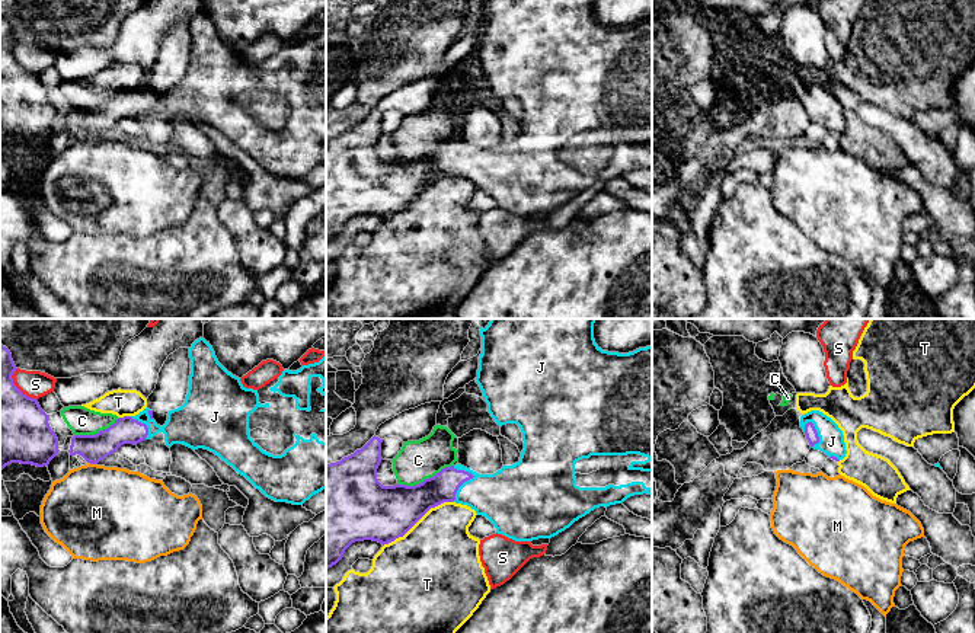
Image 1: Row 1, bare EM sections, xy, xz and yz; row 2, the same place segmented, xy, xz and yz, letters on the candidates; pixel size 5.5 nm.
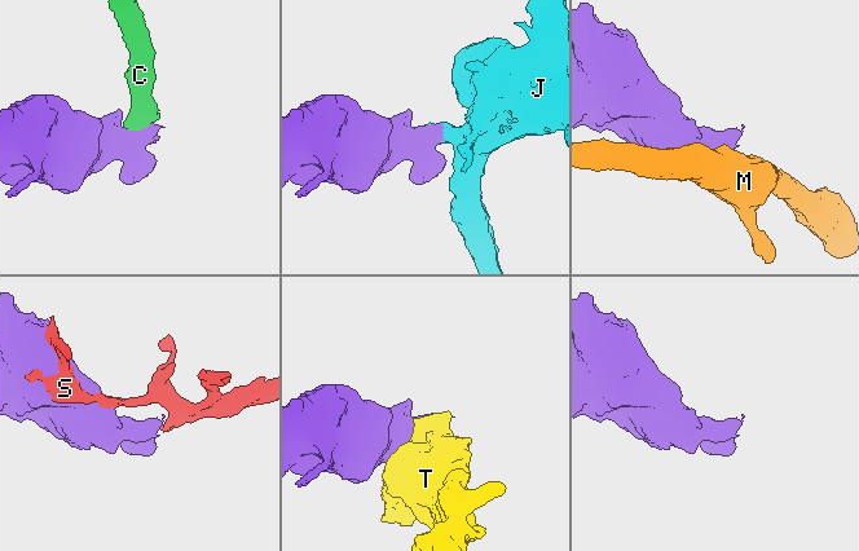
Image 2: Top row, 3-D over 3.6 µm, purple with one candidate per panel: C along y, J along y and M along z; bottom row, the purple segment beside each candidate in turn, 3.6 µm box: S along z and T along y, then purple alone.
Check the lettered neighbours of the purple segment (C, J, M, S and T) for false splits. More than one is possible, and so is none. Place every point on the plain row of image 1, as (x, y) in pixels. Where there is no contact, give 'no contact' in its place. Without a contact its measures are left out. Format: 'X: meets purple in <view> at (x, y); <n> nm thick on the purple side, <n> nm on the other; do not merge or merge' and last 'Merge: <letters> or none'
C: meets purple in xz at (425, 153); 280 nm thick on the purple side, 220 nm on the other; do not merge
J: meets purple in xz at (469, 153); 160 nm thick on the purple side, 320 nm on the other; merge
M: meets purple in xy at (92, 137); 160 nm thick on the purple side, 480 nm on the other; do not merge
S: meets purple in xy at (16, 61); 440 nm thick on the purple side, 150 nm on the other; do not merge
T: meets purple in xz at (418, 194); 320 nm thick on the purple side, 460 nm on the other; do not merge
Merge: J

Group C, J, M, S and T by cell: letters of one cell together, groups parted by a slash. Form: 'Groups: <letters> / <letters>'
Groups: C T / J / M / S

